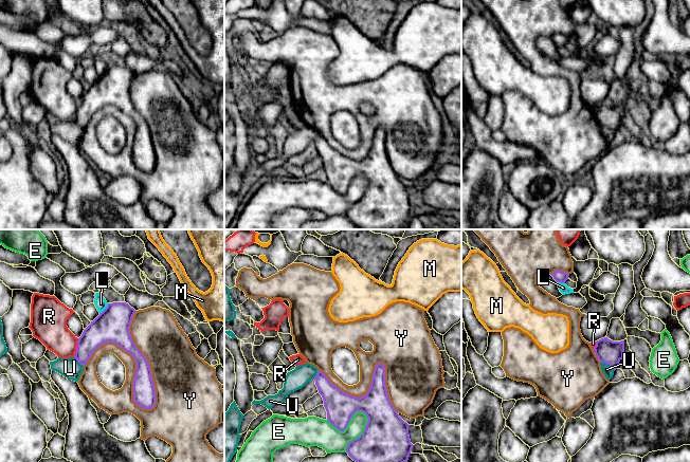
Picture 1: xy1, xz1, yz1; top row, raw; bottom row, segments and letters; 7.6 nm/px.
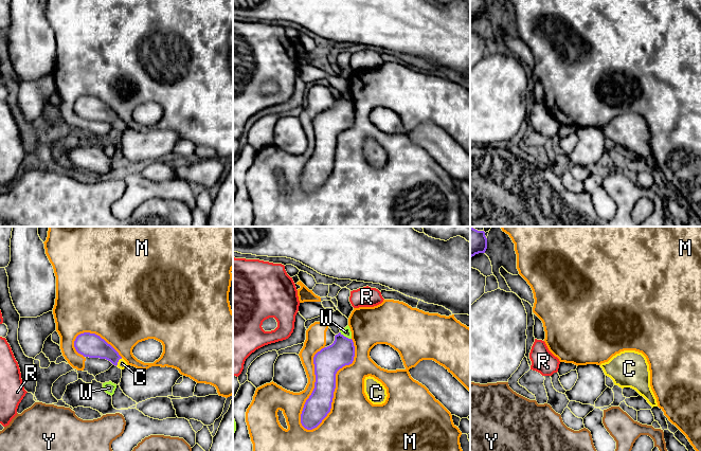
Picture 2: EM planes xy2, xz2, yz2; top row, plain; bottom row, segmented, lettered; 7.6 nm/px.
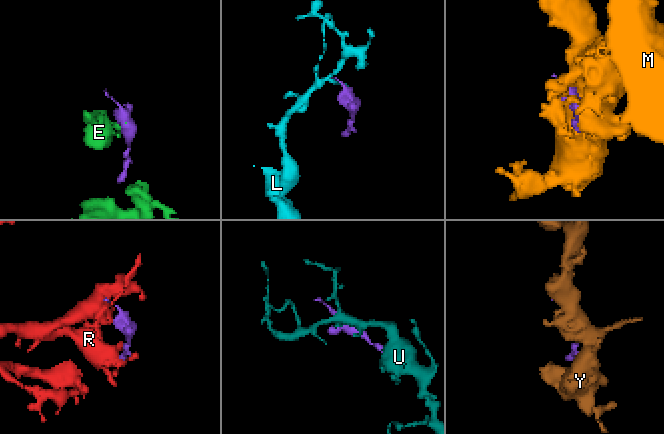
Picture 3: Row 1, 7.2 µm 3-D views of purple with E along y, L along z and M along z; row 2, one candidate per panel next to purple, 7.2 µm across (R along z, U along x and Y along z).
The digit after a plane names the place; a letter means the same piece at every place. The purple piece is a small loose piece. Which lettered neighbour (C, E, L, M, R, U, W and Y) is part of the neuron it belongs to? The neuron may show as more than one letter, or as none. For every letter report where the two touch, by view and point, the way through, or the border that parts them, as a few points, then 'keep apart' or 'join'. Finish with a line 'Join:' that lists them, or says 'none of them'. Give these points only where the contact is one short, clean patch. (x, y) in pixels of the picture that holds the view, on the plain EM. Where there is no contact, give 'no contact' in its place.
C: contact xy2 (118, 124); way xy2 (91, 108), (106, 113), (118, 124), (122, 126); join
E: contact xz1 (348, 185); keep apart
L: contact xy1 (105, 72); keep apart
M: contact xz2 (335, 148); keep apart
R: contact xy1 (76, 111); keep apart
U: contact yz1 (607, 127); border yz1 (600, 125), (606, 126), (614, 133); keep apart
W: contact xz2 (345, 100); border xz2 (340, 94), (351, 102); keep apart
Y: contact xy1 (147, 124); keep apart
Join: C

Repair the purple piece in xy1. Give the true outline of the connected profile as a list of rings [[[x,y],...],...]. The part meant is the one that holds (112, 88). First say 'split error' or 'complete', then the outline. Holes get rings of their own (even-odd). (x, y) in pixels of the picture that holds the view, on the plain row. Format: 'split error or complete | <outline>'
complete | [[[126,66],[108,67],[107,71],[102,76],[99,76],[99,78],[84,93],[81,99],[78,101],[74,121],[80,128],[85,129],[91,121],[92,116],[99,109],[106,106],[116,107],[126,115],[130,116],[137,126],[137,134],[134,136],[133,143],[134,166],[144,172],[151,172],[156,167],[156,152],[151,141],[151,133],[146,121],[133,107],[129,94],[134,76],[135,73]]]

